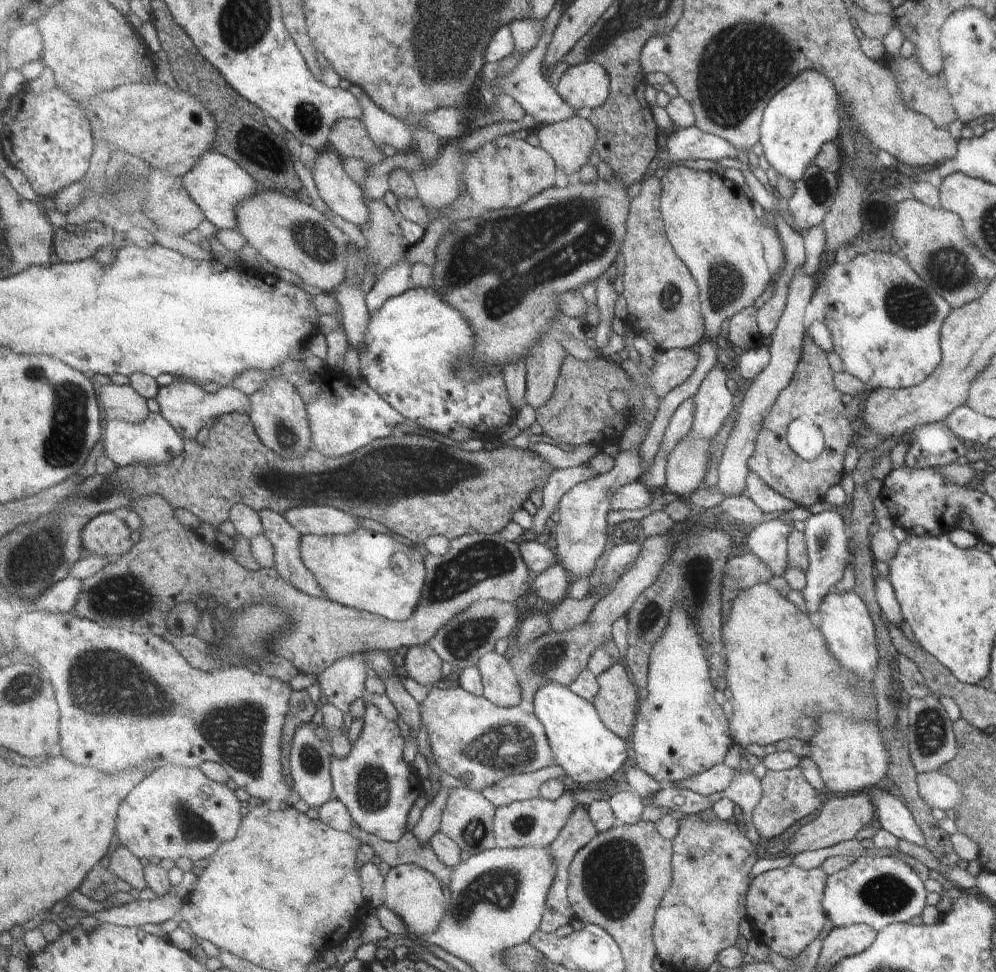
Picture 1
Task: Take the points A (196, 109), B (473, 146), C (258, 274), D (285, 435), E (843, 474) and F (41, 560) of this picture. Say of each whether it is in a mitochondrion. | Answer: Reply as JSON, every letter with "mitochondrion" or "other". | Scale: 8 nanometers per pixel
{"A":"other","B":"other","C":"other","D":"mitochondrion","E":"other","F":"mitochondrion"}

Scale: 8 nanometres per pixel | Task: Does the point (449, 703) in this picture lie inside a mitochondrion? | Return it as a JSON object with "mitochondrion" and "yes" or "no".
{"mitochondrion":"no"}

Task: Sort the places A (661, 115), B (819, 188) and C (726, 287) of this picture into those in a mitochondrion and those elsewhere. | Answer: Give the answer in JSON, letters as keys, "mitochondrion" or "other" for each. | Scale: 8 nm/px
{"A":"other","B":"mitochondrion","C":"mitochondrion"}

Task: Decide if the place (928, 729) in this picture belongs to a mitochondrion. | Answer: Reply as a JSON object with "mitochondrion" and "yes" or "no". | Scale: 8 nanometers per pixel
{"mitochondrion":"yes"}

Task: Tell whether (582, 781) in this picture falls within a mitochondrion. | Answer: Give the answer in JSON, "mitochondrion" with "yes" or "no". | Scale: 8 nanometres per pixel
{"mitochondrion":"no"}

